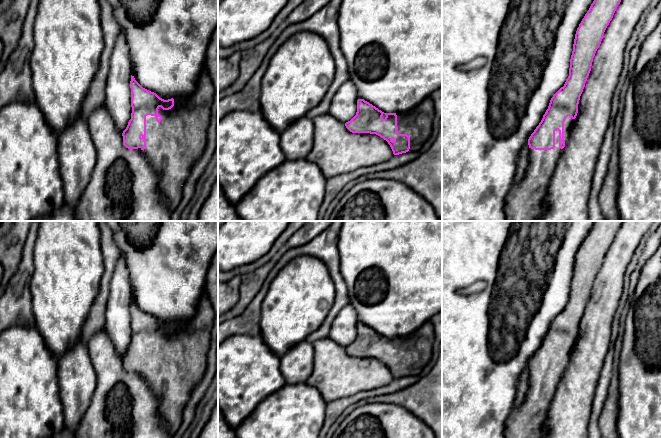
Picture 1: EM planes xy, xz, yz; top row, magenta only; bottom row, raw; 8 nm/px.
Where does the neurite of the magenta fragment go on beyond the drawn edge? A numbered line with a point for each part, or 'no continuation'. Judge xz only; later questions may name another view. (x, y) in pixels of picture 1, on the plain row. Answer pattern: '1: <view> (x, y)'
1: xz (416, 346)

